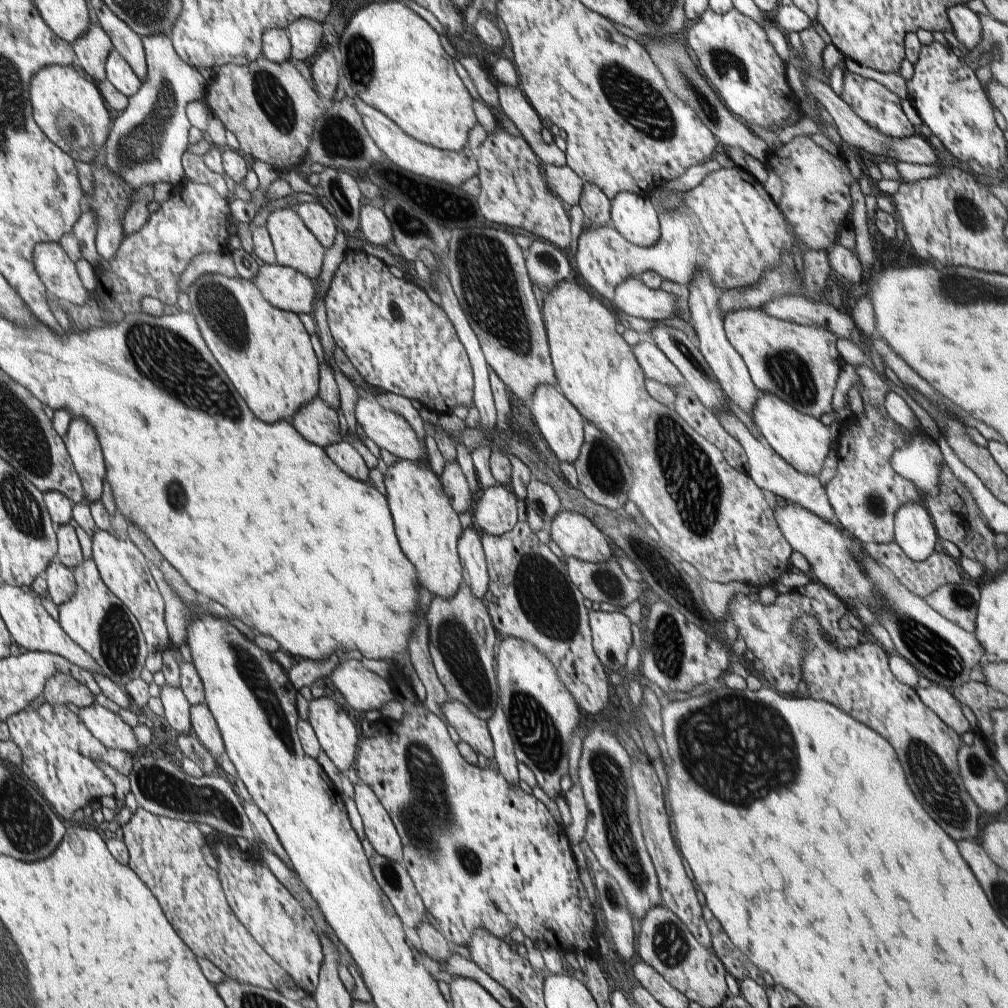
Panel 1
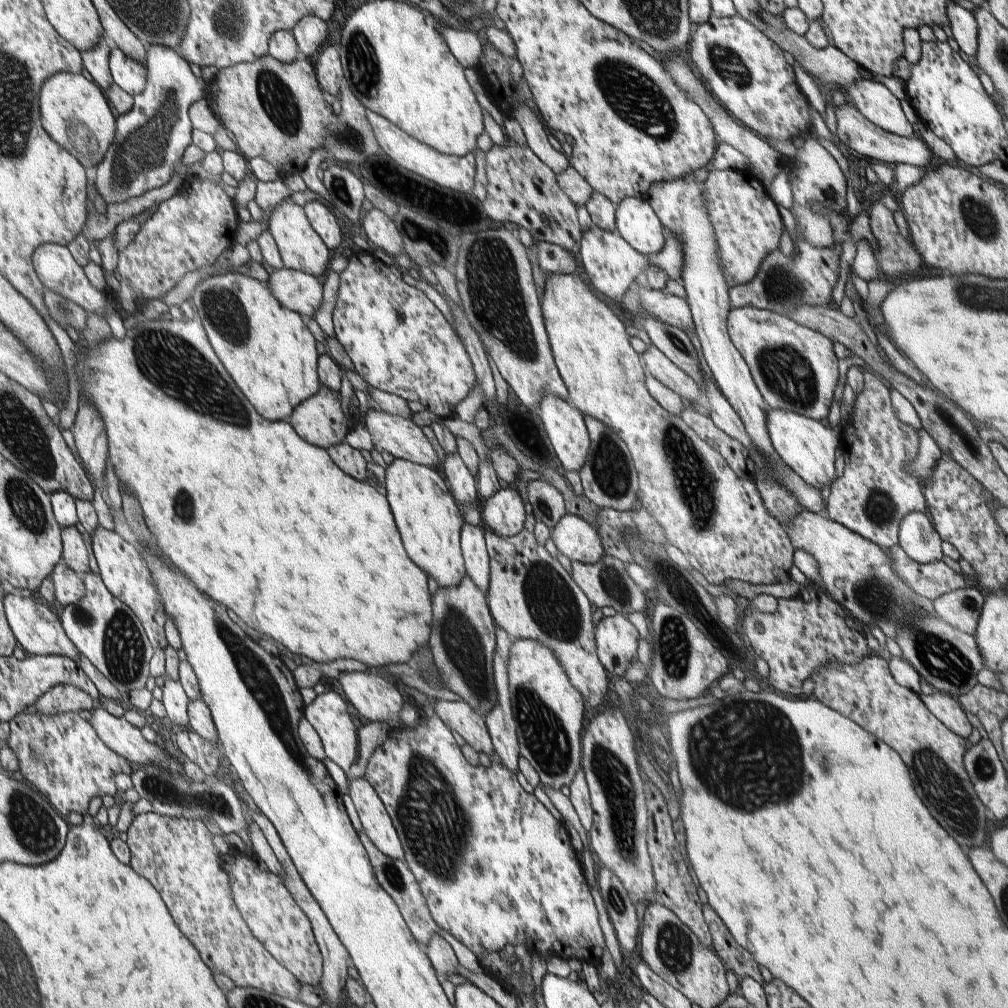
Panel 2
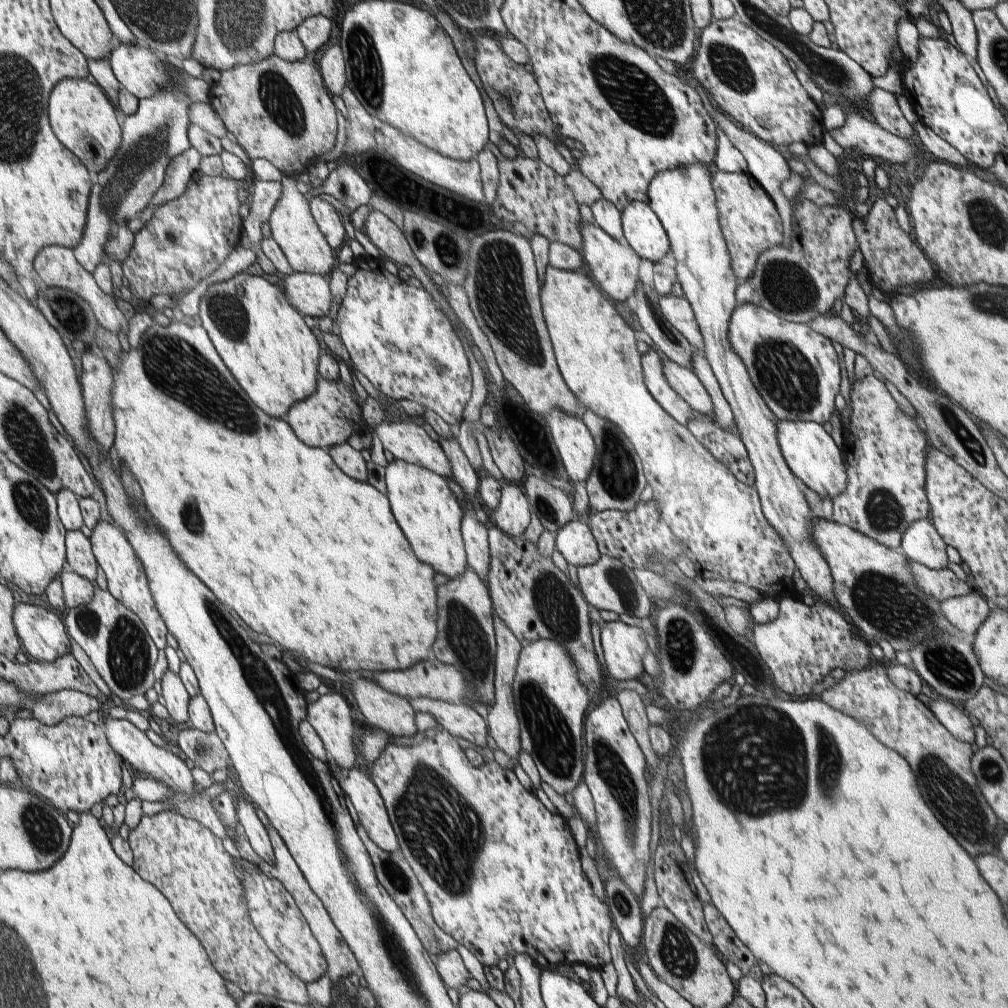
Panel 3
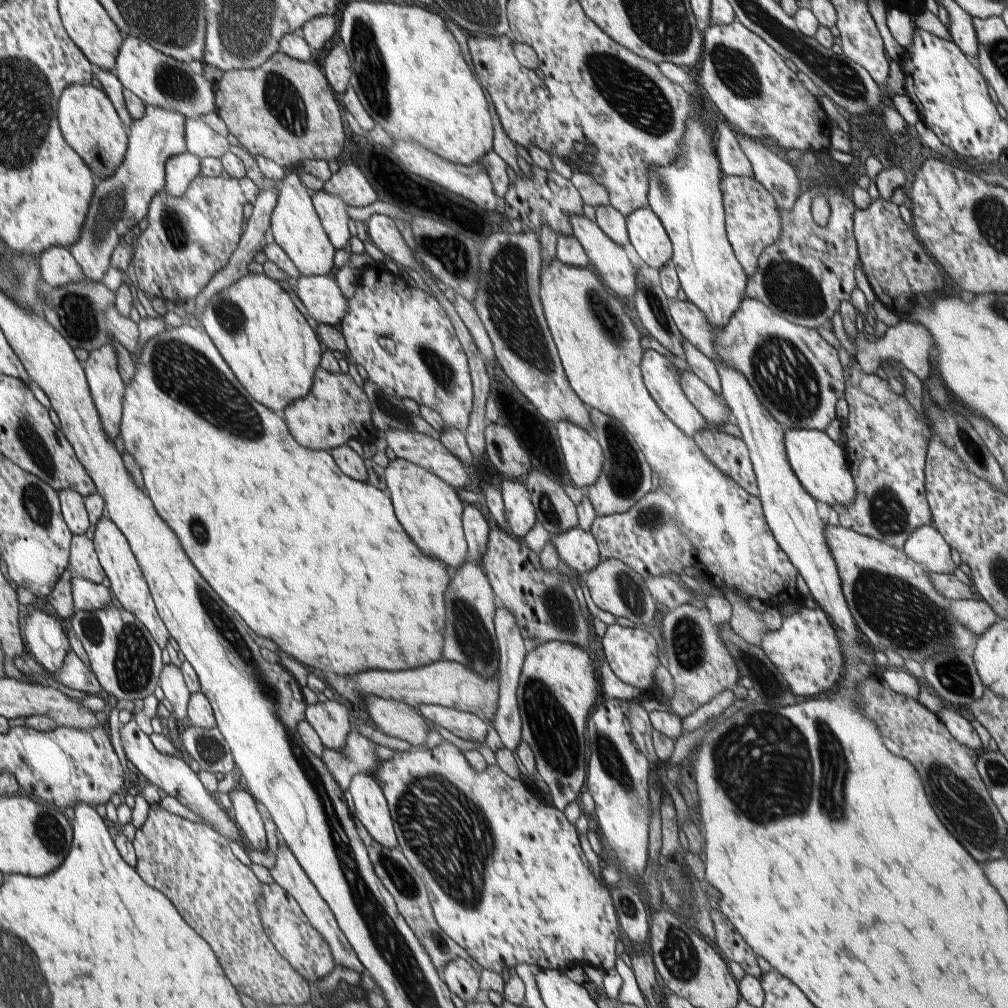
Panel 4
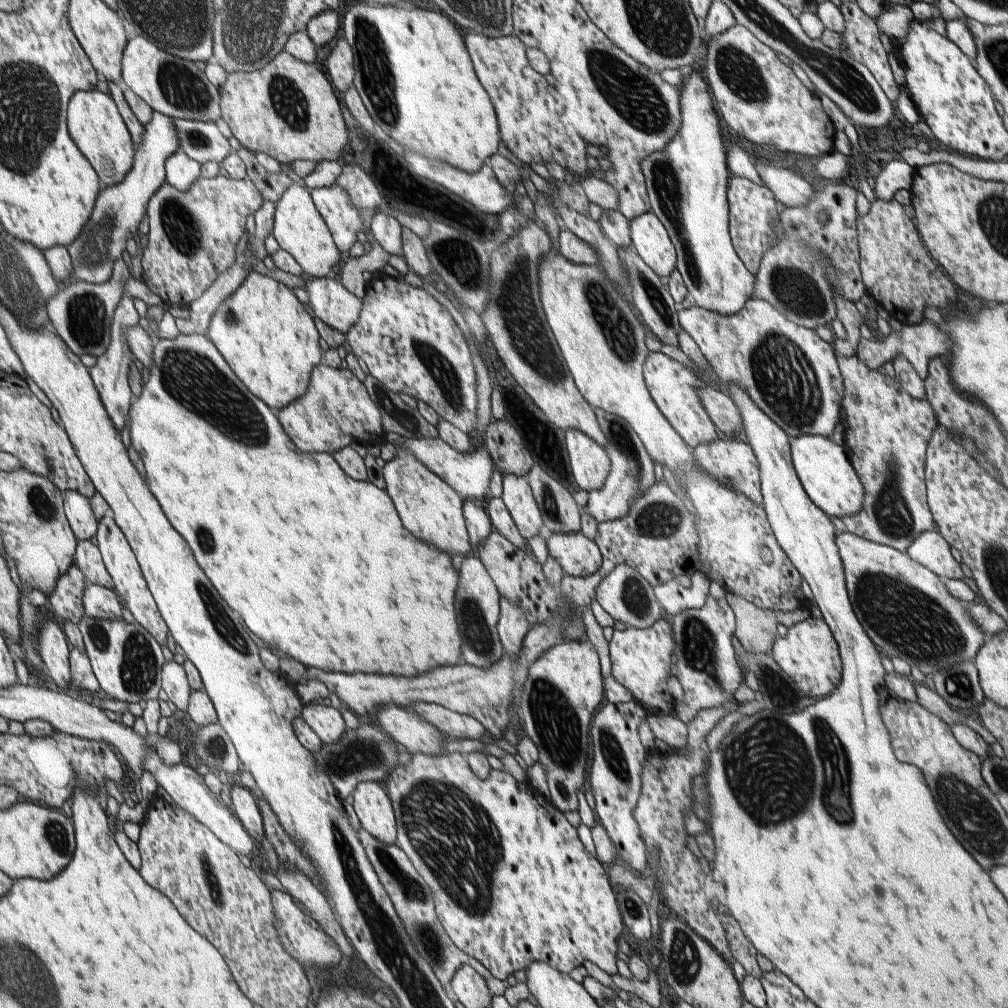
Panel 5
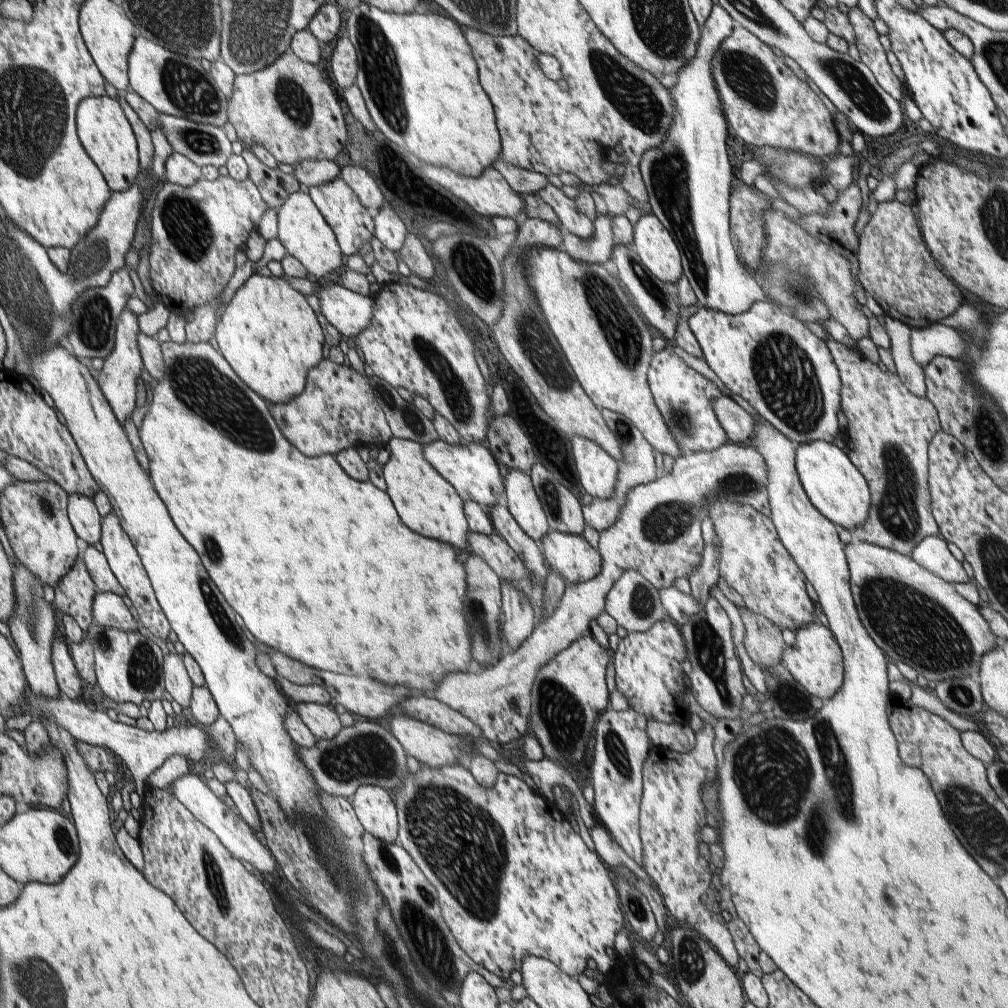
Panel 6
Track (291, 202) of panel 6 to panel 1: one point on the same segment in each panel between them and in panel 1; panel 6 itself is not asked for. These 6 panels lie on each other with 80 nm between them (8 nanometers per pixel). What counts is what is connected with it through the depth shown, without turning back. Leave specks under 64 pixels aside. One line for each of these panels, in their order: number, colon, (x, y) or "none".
1: (295, 246)
2: (301, 247)
3: (294, 228)
4: (296, 225)
5: (299, 228)

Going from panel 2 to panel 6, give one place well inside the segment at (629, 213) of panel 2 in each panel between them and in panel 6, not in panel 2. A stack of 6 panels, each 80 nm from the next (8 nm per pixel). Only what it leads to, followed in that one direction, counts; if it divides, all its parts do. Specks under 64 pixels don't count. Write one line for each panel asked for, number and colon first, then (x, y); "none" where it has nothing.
3: (643, 230)
4: (649, 240)
5: (650, 238)
6: (657, 250)

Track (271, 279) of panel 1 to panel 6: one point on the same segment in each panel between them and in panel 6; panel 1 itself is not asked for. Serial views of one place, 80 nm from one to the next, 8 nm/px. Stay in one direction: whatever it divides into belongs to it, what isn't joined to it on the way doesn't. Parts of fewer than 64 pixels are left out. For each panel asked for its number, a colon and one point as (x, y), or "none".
2: (302, 292)
3: (310, 293)
4: (325, 302)
5: (330, 301)
6: (351, 313)

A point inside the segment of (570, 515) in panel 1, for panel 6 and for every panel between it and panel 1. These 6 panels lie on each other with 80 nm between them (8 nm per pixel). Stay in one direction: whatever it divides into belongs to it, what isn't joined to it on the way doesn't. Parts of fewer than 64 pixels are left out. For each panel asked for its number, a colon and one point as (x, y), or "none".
2: (573, 536)
3: (575, 541)
4: (578, 549)
5: (578, 556)
6: (570, 555)

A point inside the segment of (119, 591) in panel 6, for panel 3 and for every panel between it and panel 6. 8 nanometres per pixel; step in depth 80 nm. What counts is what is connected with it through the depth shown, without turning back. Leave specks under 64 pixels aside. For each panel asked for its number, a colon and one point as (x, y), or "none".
3: (81, 559)
4: (84, 562)
5: (88, 556)

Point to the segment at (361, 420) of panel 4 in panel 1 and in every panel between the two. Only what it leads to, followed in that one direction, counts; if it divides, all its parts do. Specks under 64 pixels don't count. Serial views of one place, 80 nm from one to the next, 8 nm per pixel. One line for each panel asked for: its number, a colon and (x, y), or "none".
1: (318, 422)
2: (320, 420)
3: (333, 413)

